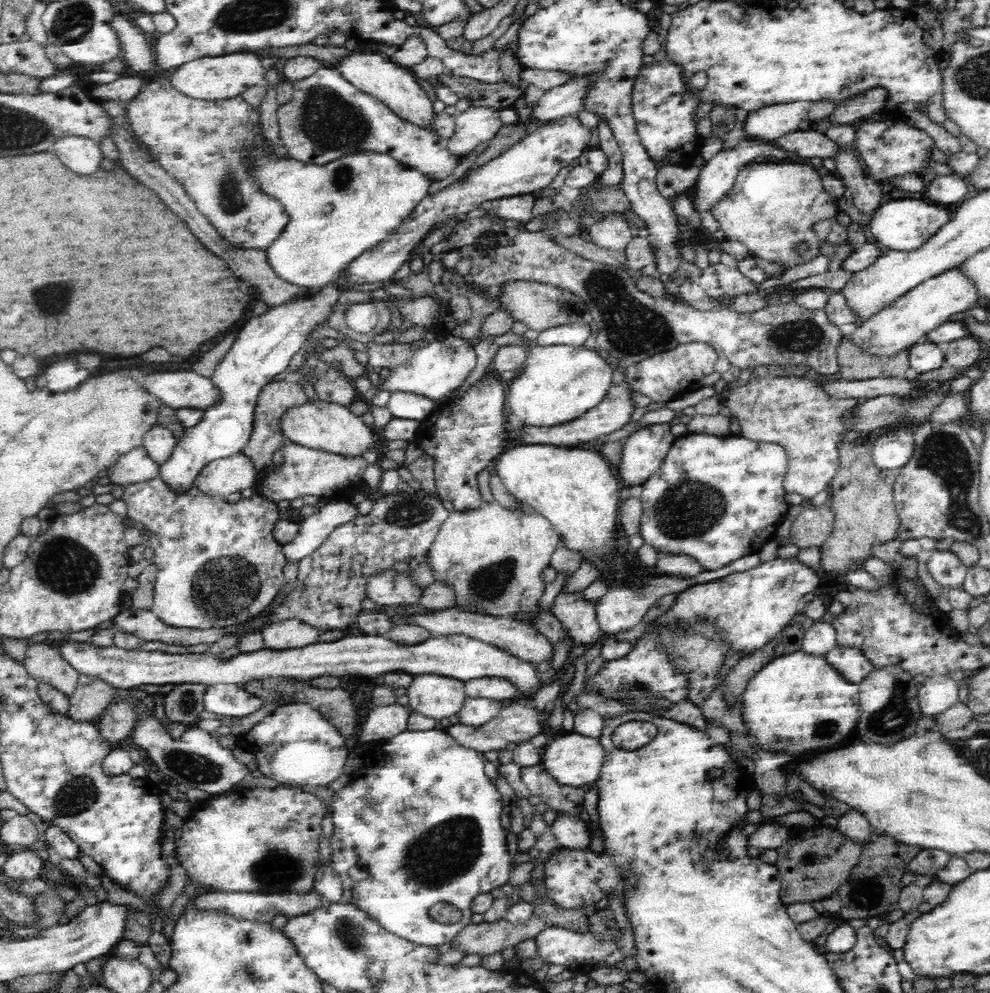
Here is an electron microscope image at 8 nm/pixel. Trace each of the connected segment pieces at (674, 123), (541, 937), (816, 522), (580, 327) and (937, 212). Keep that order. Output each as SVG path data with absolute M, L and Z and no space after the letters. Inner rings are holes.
M666 56L662 57L660 60L657 58L651 64L646 64L643 68L639 71L638 77L636 78L636 84L634 86L634 94L632 94L632 111L633 111L633 118L636 120L636 132L640 137L642 145L644 145L644 150L650 155L650 159L654 161L656 166L661 165L672 165L673 167L682 167L687 169L688 167L692 167L694 165L694 160L701 156L701 150L706 138L702 136L698 136L698 132L696 132L696 122L694 122L694 113L696 112L696 108L700 106L700 104L704 104L704 100L700 97L702 92L704 92L704 88L708 86L708 75L703 71L696 72L692 74L690 77L684 77L684 71L682 71L682 67L680 64L676 64L676 62L672 60L668 60Z
M546 928L535 936L539 956L544 963L560 964L569 971L587 975L592 969L603 966L614 966L616 962L624 960L624 954L618 948L618 936L613 939L602 940L588 932L574 932L567 928Z
M830 503L821 506L804 507L798 514L791 528L792 544L801 549L822 547L822 544L832 535L836 522L835 512Z
M562 324L540 331L536 341L538 345L545 347L558 345L582 347L590 334L591 326L587 324Z
M909 198L890 199L885 200L882 206L874 211L869 229L877 244L883 249L908 251L920 248L948 220L950 220L948 210L938 207L938 203Z

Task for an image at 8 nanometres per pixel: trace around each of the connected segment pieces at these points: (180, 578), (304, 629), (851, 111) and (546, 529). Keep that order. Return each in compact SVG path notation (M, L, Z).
M159 474L146 482L126 485L123 490L127 516L140 522L150 533L149 543L156 553L153 564L159 571L151 611L164 624L192 629L228 627L254 618L273 602L284 582L283 569L288 562L283 545L273 536L274 525L280 519L275 502L258 495L250 498L208 496L194 484L184 490L174 490Z
M288 618L275 623L270 622L262 630L264 648L273 651L304 648L316 643L321 631L297 618Z
M876 88L872 92L866 92L846 100L844 104L837 104L838 108L830 114L824 122L827 126L856 126L863 118L872 114L879 114L886 105L888 93Z
M482 501L478 508L462 512L454 510L449 514L448 520L431 544L428 561L435 580L444 580L444 583L454 586L458 605L471 605L484 615L508 617L537 608L546 588L540 576L549 567L551 555L561 545L555 526L540 513L525 514L522 509L506 510L496 501L490 504Z

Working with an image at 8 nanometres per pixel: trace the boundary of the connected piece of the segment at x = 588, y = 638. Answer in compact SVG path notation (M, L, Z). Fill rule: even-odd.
M561 591L551 611L564 625L566 632L573 640L574 646L594 646L599 640L601 628L596 621L596 609L592 602L583 600L582 594L563 594Z

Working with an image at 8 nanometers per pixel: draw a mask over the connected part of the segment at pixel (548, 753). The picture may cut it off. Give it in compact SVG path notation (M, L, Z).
M572 731L561 733L551 739L542 750L541 763L544 765L546 772L551 774L561 785L582 787L598 780L604 759L605 748L601 745L599 738L584 736Z

